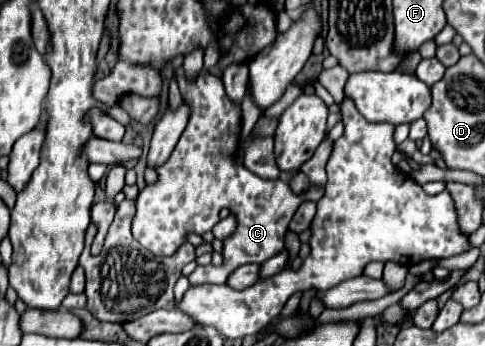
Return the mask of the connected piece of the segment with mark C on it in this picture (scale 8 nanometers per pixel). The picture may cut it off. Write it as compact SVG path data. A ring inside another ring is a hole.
M183 66L174 70L177 74L177 82L182 98L185 98L191 104L191 118L189 124L183 132L183 136L177 142L177 148L173 150L173 154L169 156L169 160L155 168L157 172L157 180L153 184L147 184L143 188L143 192L137 198L137 214L133 220L133 236L135 240L153 252L155 256L173 256L175 250L185 242L187 232L195 232L195 234L203 234L209 232L217 222L219 222L219 212L224 208L229 208L231 214L237 218L237 228L235 228L235 238L237 238L237 248L235 248L235 258L237 264L263 264L265 260L273 258L275 254L279 254L279 250L285 246L285 234L287 234L287 226L295 214L295 210L299 208L299 204L303 202L317 202L323 192L325 192L325 164L331 156L333 150L333 140L323 140L319 144L319 148L315 150L315 154L303 164L303 172L309 178L309 190L303 194L293 194L289 186L285 186L281 180L265 180L259 178L257 174L249 172L243 164L235 162L235 154L239 152L239 140L241 140L241 126L243 126L243 118L241 118L241 106L235 104L233 100L229 100L229 96L225 94L223 82L219 76L201 70L193 80L185 76Z

